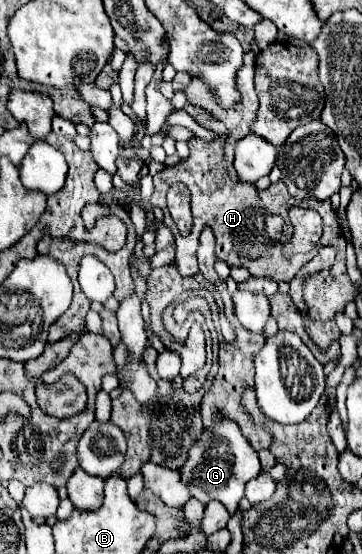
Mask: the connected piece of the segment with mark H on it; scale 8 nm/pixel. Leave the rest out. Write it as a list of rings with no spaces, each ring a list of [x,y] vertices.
[[[246,52],[246,54],[244,54],[244,64],[240,66],[240,72],[236,72],[236,86],[240,88],[240,94],[242,94],[240,104],[236,104],[236,108],[220,108],[218,112],[214,112],[216,118],[226,124],[228,132],[226,132],[224,136],[220,136],[218,140],[214,140],[214,142],[202,142],[202,140],[198,140],[198,138],[190,140],[190,144],[188,144],[188,146],[190,146],[190,156],[188,156],[186,160],[178,162],[176,166],[166,166],[162,172],[154,174],[154,194],[152,194],[152,200],[150,200],[150,202],[152,202],[154,206],[160,206],[160,208],[164,210],[164,220],[172,220],[172,216],[170,216],[170,212],[168,212],[168,208],[166,208],[166,190],[168,190],[170,186],[182,182],[182,184],[188,186],[188,190],[190,190],[190,194],[192,194],[194,228],[192,228],[192,232],[190,232],[188,236],[180,236],[178,232],[174,232],[174,238],[176,238],[176,260],[174,260],[174,262],[176,262],[176,268],[178,268],[178,272],[180,272],[182,276],[194,276],[194,274],[199,272],[197,261],[198,234],[200,234],[202,228],[206,226],[206,212],[210,212],[208,224],[212,226],[212,230],[214,230],[214,234],[216,234],[216,256],[218,256],[218,260],[222,260],[222,262],[226,262],[226,264],[230,264],[230,266],[244,266],[244,268],[250,270],[252,276],[264,276],[264,278],[274,278],[274,280],[278,280],[278,282],[290,282],[308,260],[312,259],[308,254],[294,254],[290,256],[290,258],[286,258],[286,256],[282,254],[282,246],[272,242],[275,241],[284,244],[289,239],[288,230],[290,220],[288,208],[290,208],[292,204],[296,204],[296,202],[294,202],[294,198],[290,198],[290,194],[288,194],[288,190],[286,190],[286,184],[284,184],[282,180],[279,180],[277,183],[271,184],[266,190],[256,190],[254,184],[248,184],[248,182],[244,182],[244,180],[240,180],[240,178],[236,176],[236,170],[233,166],[236,142],[238,142],[240,138],[244,138],[244,134],[251,133],[251,130],[246,132],[246,128],[250,128],[250,122],[254,120],[254,114],[256,114],[256,110],[258,110],[258,96],[256,96],[256,92],[254,92],[254,82],[252,82],[252,78],[254,78],[254,58],[256,58],[256,56],[254,56],[252,52]]]

